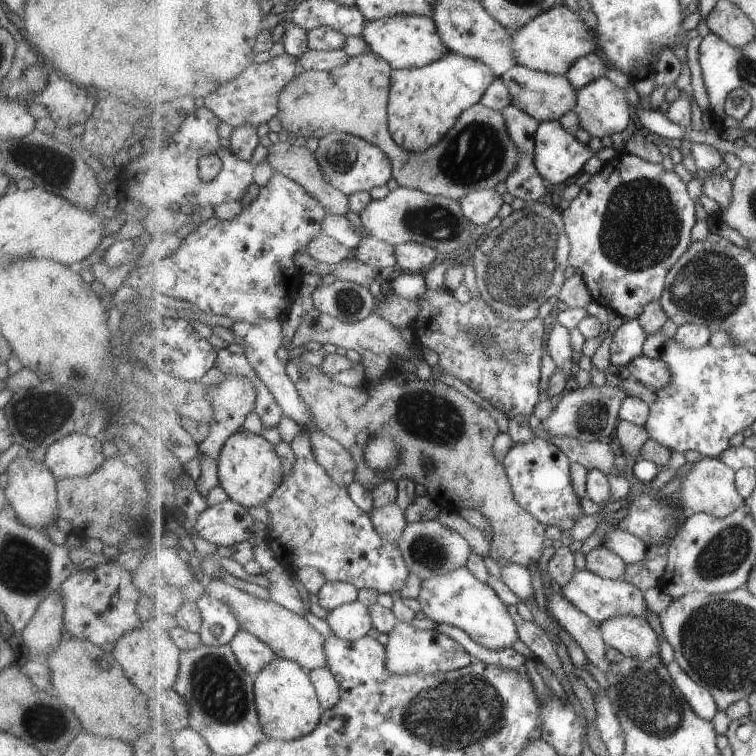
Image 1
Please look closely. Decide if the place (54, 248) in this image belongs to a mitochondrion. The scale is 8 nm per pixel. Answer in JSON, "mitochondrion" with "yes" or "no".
{"mitochondrion":"no"}

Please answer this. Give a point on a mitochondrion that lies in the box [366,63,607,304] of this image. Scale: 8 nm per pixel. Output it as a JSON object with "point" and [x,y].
{"point":[478,153]}

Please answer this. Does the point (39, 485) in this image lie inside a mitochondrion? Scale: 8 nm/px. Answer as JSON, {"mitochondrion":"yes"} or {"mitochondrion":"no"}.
{"mitochondrion":"no"}

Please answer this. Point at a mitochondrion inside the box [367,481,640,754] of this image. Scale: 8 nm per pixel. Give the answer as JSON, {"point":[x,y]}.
{"point":[456,714]}

